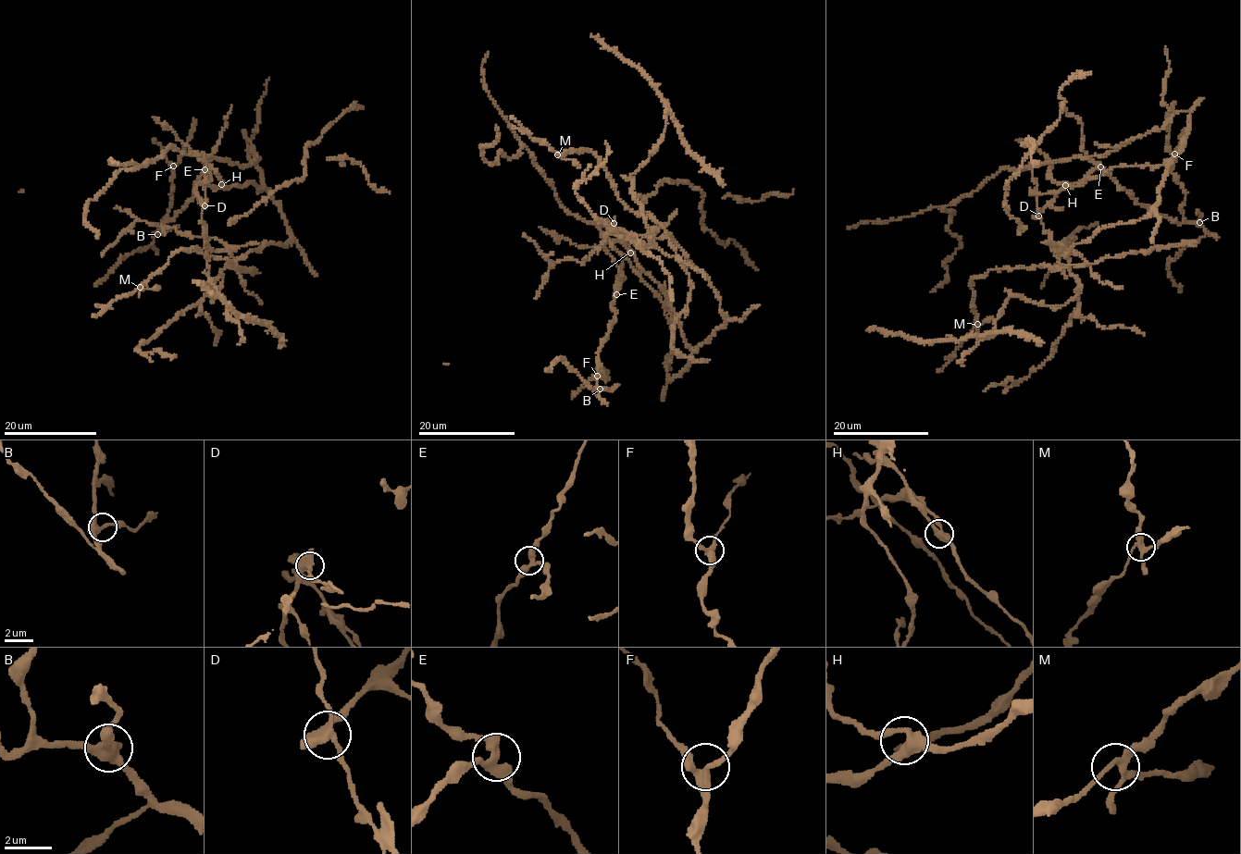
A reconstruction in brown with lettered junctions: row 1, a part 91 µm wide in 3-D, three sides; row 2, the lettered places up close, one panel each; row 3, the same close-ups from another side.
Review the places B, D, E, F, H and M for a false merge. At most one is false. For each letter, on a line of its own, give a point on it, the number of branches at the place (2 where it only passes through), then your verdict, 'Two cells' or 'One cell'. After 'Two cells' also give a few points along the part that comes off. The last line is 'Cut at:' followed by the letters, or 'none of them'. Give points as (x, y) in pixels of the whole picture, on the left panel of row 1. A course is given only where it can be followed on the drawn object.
B: Place: (157, 234). Branches: 3. One cell
D: Place: (204, 205). Branches: 4. Two cells. Course of the part to remove: (204, 205), (204, 235), (212, 250), (226, 251), (222, 241), (136, 220), (103, 257)
E: Place: (204, 169). Branches: 3. One cell
F: Place: (173, 166). Branches: 4. One cell
H: Place: (221, 184). Branches: 3. One cell
M: Place: (140, 287). Branches: 4. One cell
Cut at: D

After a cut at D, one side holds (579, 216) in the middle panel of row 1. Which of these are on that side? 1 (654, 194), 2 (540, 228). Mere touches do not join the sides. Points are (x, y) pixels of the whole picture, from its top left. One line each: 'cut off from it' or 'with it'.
1: with it
2: with it

